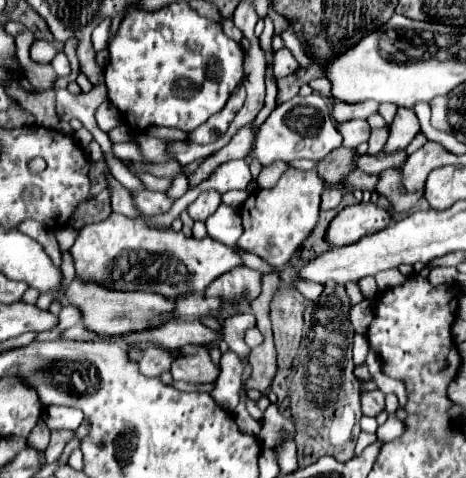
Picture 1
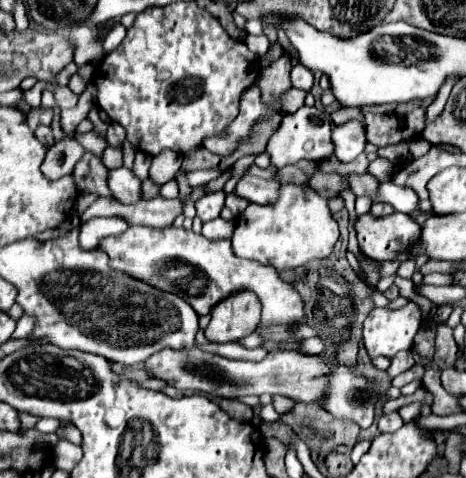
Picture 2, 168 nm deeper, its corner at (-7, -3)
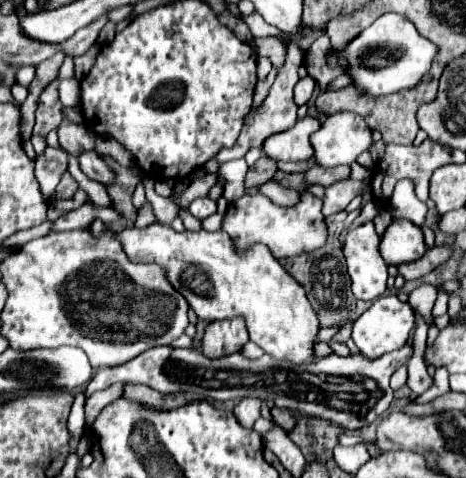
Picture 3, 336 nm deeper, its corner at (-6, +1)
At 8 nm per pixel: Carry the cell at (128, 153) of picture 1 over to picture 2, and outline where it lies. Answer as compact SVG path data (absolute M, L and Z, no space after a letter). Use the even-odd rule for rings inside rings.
M196 171L196 173L186 173L184 177L188 179L190 187L196 187L196 185L202 185L206 181L212 181L220 175L220 171Z

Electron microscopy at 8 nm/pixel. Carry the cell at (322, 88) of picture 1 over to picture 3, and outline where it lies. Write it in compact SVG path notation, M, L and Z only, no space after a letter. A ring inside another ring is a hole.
M257 13L241 15L241 21L247 23L247 27L251 29L254 38L277 37L277 39L287 47L287 53L285 53L285 63L279 67L277 77L275 77L275 81L273 81L273 85L271 85L271 89L269 89L269 95L265 97L263 105L247 115L245 125L243 125L243 131L241 131L239 139L235 141L235 147L231 147L231 149L227 149L227 151L221 151L221 153L217 155L217 159L219 159L221 163L231 161L231 159L241 159L241 157L245 157L247 149L251 149L251 147L263 147L263 141L265 141L267 137L291 129L291 127L295 125L295 121L297 121L297 107L295 107L295 101L293 101L293 87L295 87L295 83L299 81L297 69L299 69L299 65L303 65L303 51L299 49L299 45L297 45L293 39L289 39L287 35L283 35L277 27L271 27L269 23L265 23L263 17L259 17Z

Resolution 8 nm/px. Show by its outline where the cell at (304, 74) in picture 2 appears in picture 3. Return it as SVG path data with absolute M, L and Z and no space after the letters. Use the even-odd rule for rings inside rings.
M309 75L303 77L303 79L295 85L295 103L297 103L297 107L305 105L305 103L311 99L313 89L315 89L315 79L311 79Z

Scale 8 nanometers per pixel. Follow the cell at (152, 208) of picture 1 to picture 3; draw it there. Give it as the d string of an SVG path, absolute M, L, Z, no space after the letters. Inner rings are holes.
M83 151L79 155L79 167L89 179L95 179L95 181L99 181L103 185L107 185L107 183L111 183L115 179L113 171L107 167L107 163L95 151Z

